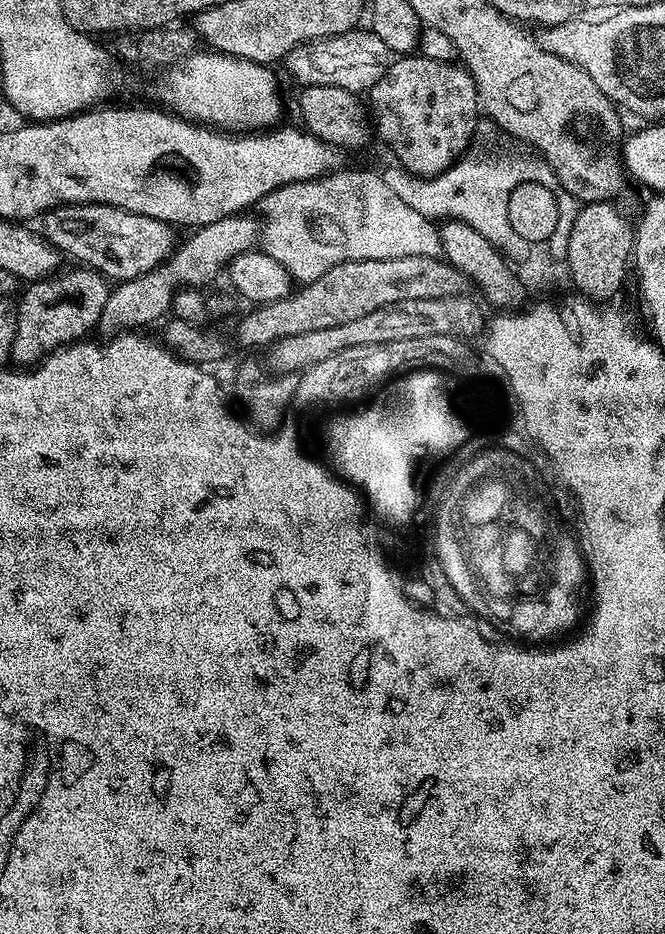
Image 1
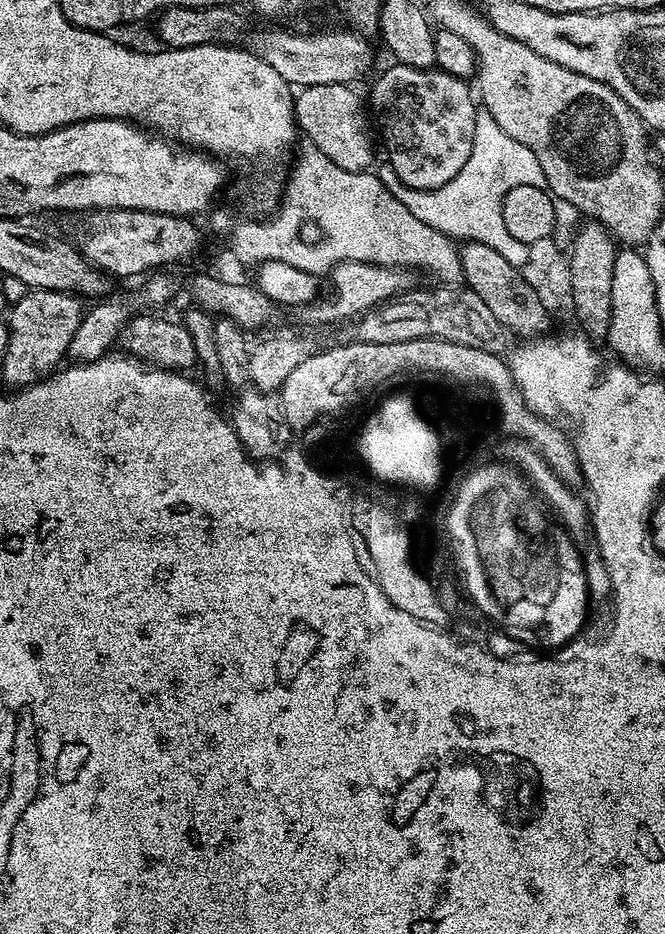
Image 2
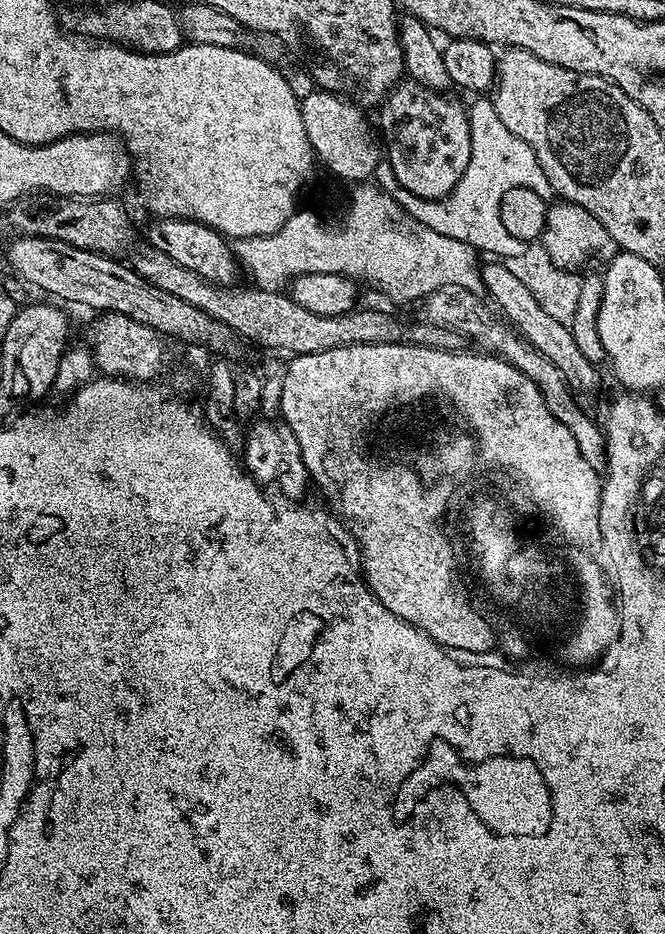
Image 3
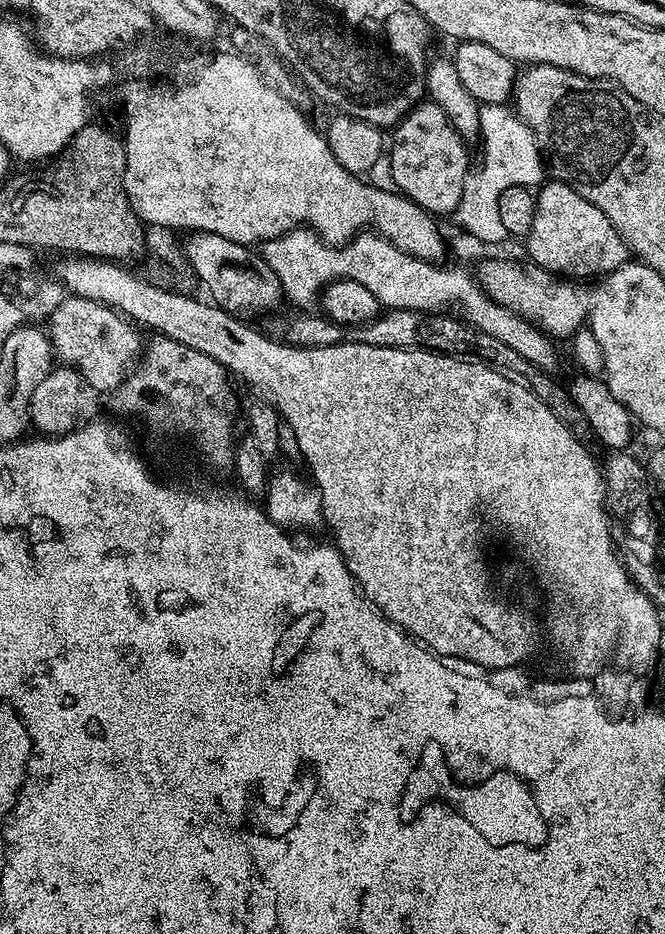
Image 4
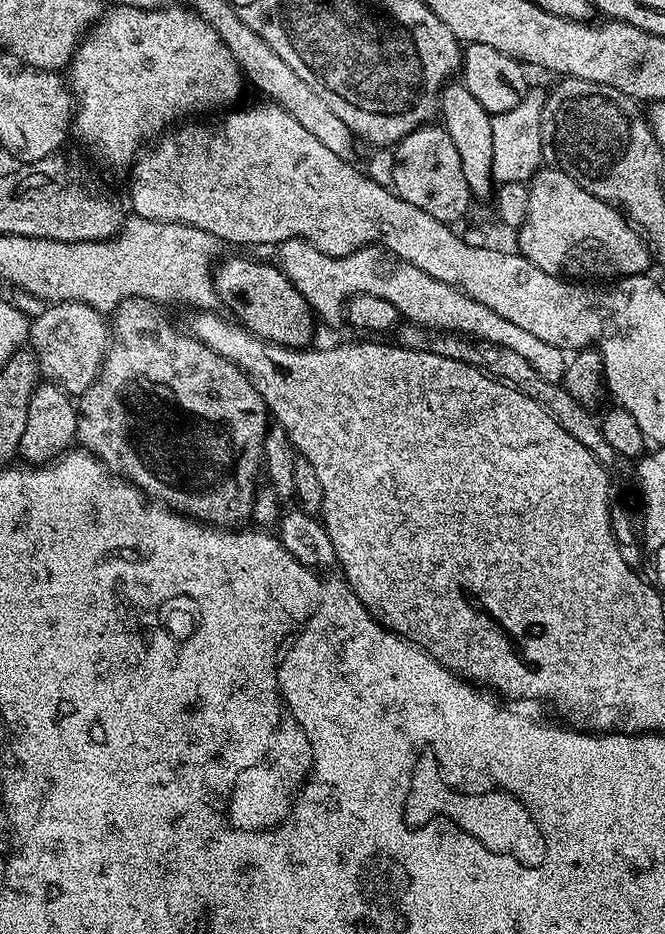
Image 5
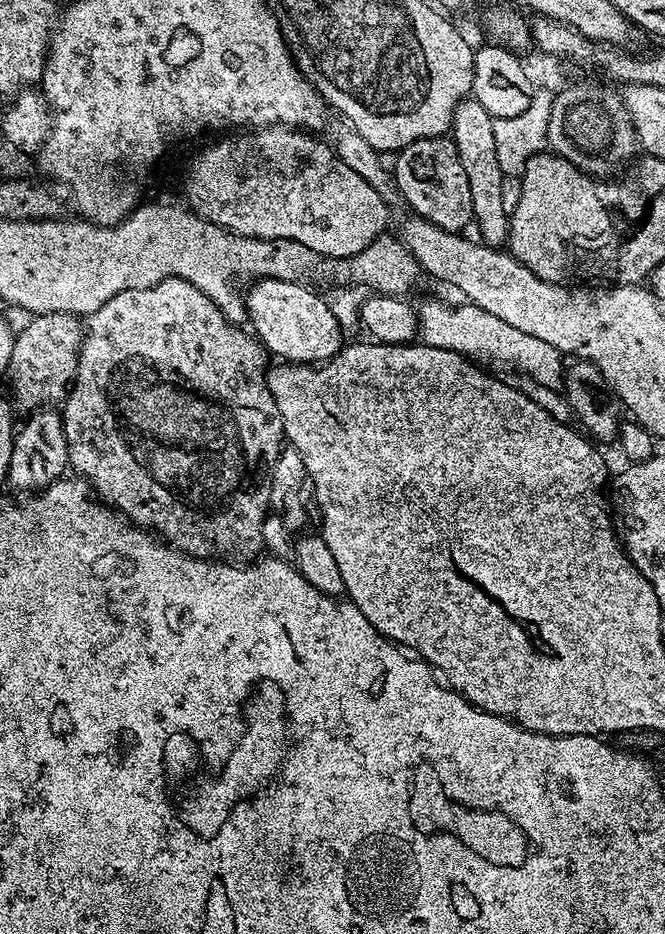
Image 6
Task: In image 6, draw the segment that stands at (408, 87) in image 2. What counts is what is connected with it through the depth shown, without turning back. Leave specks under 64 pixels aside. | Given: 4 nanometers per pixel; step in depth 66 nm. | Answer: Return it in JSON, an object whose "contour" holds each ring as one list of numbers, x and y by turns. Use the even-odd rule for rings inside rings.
{"contour":[[435,136,419,140,401,148,395,160,396,190,419,219,429,220,444,231,457,234,473,223,470,187,453,139]]}

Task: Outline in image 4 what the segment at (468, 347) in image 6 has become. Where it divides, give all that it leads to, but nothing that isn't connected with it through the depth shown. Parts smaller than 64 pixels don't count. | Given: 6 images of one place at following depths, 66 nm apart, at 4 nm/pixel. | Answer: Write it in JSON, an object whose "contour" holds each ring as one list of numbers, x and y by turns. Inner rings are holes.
{"contour":[[301,226,284,236,263,241,263,248,262,259,277,276,283,295,300,307,297,309,311,309,308,307,317,303,318,293,332,281,353,280,366,286,366,290,370,290,385,309,440,314,447,309,444,308,447,304,456,300,455,311,467,323,491,337,502,339,507,345,518,346,522,350,528,348,528,352,550,352,555,348,551,339,535,325,491,300,473,273,471,276,460,268,443,268,443,263,414,258,371,230,361,231,343,246,333,246]]}

